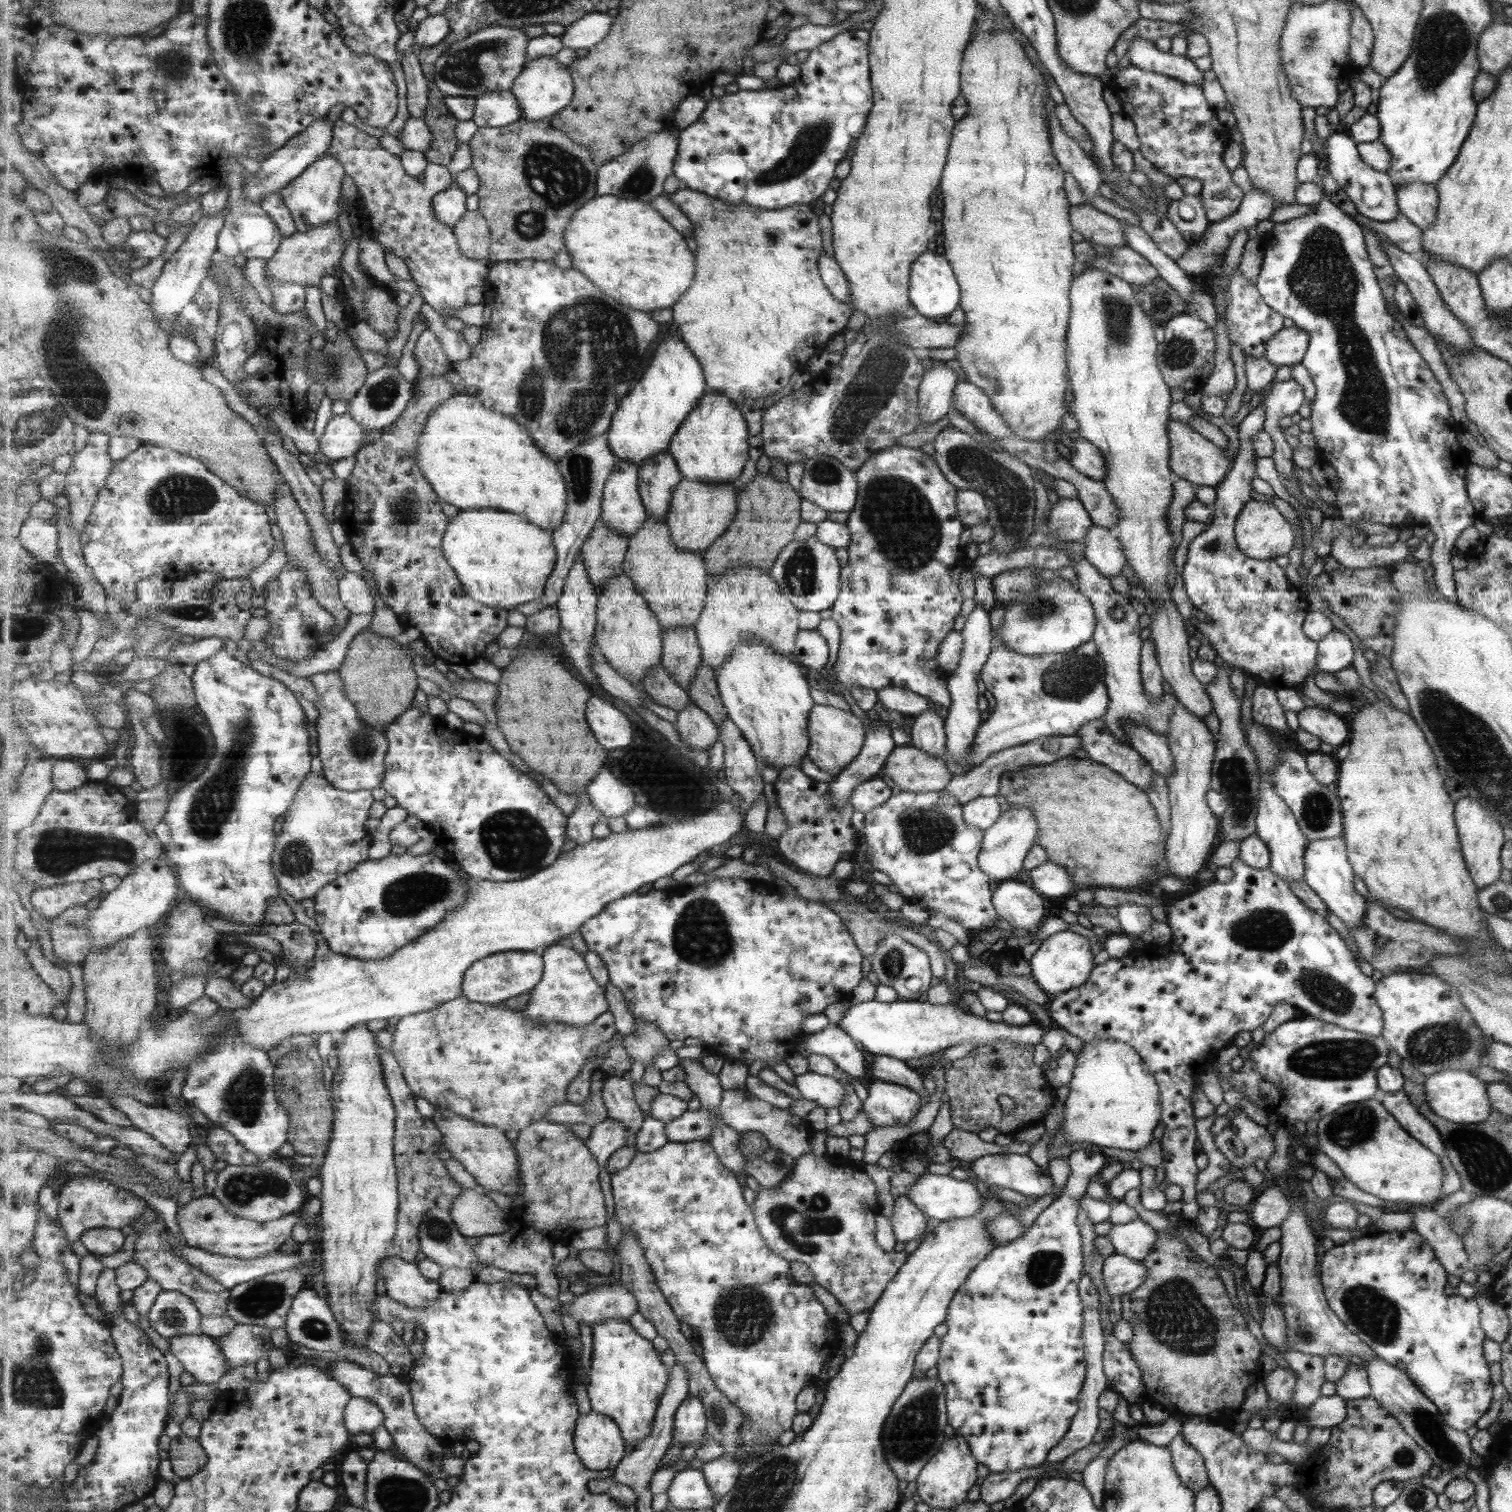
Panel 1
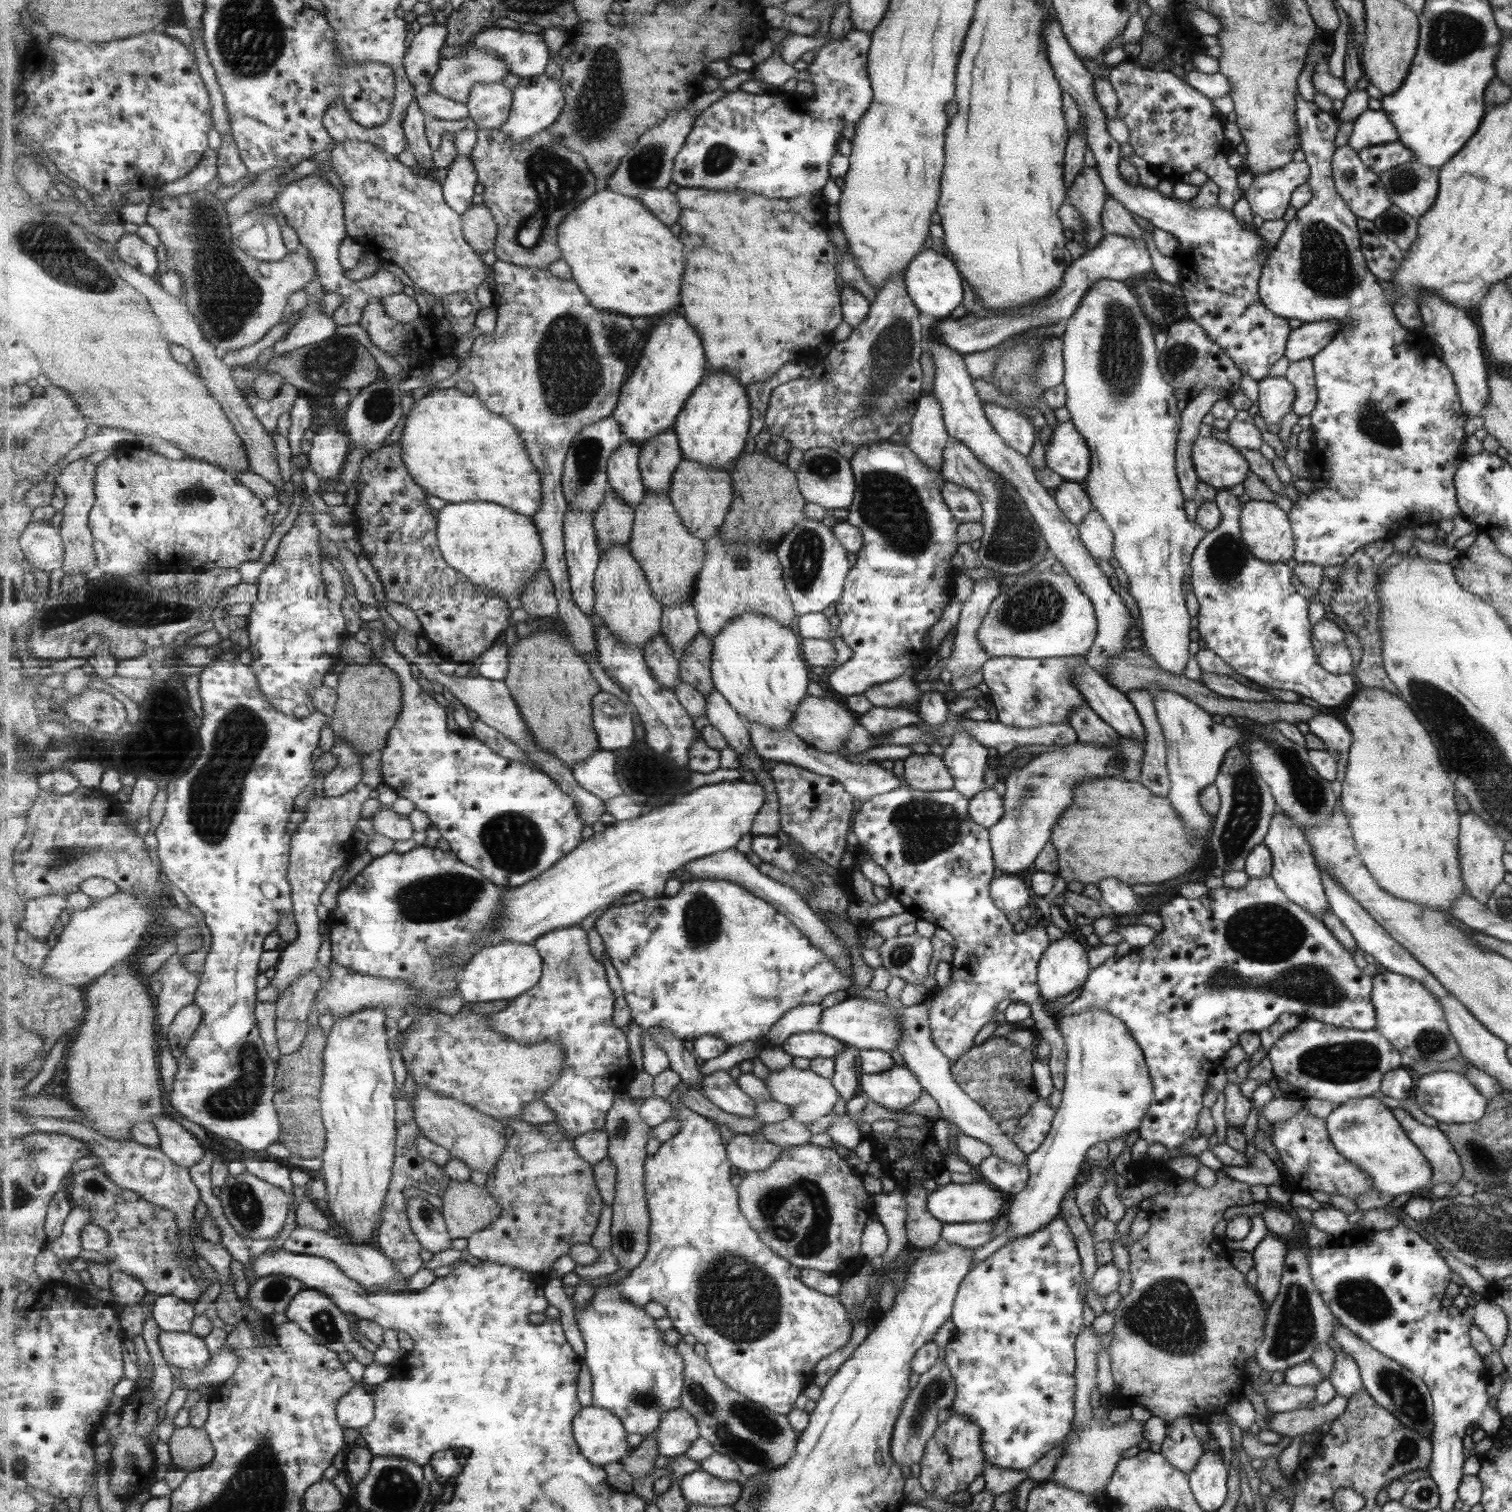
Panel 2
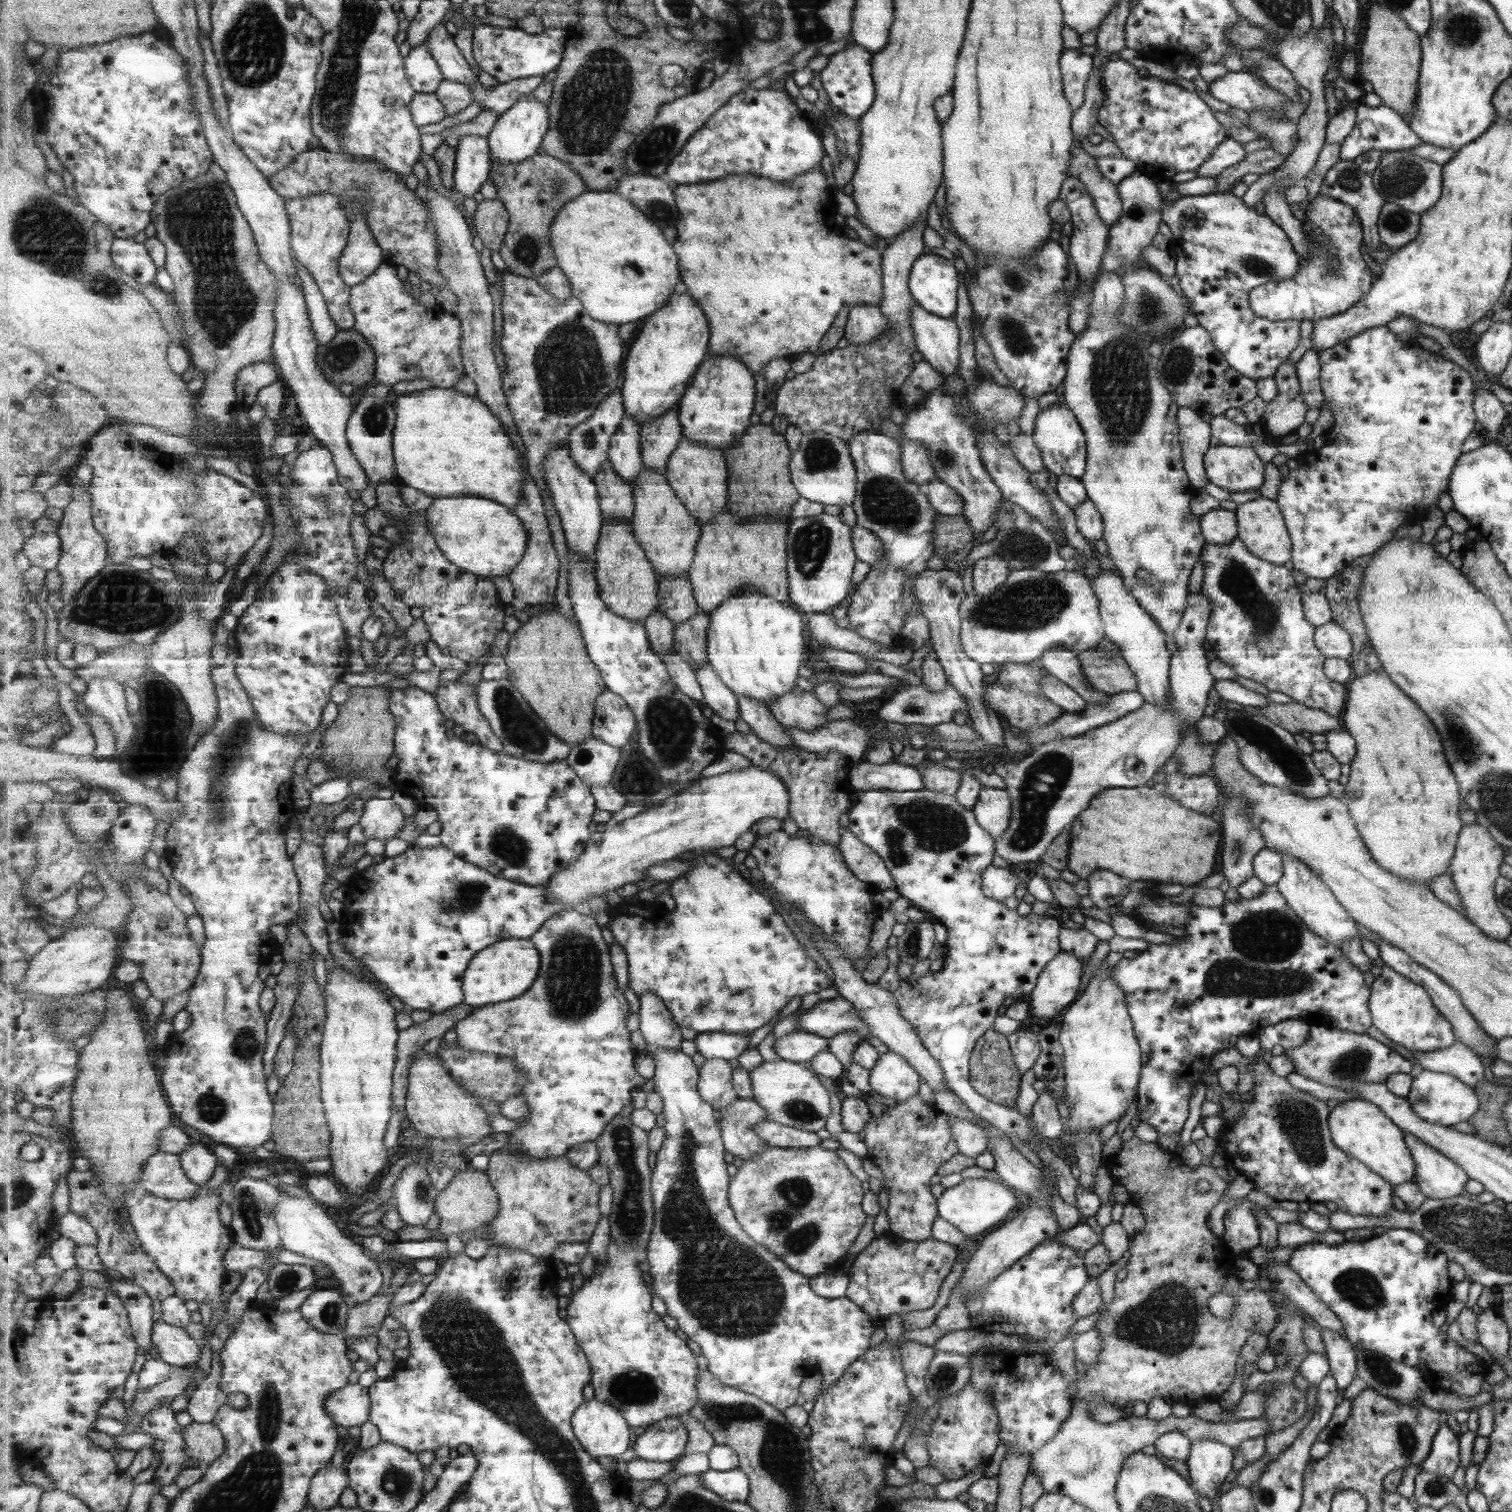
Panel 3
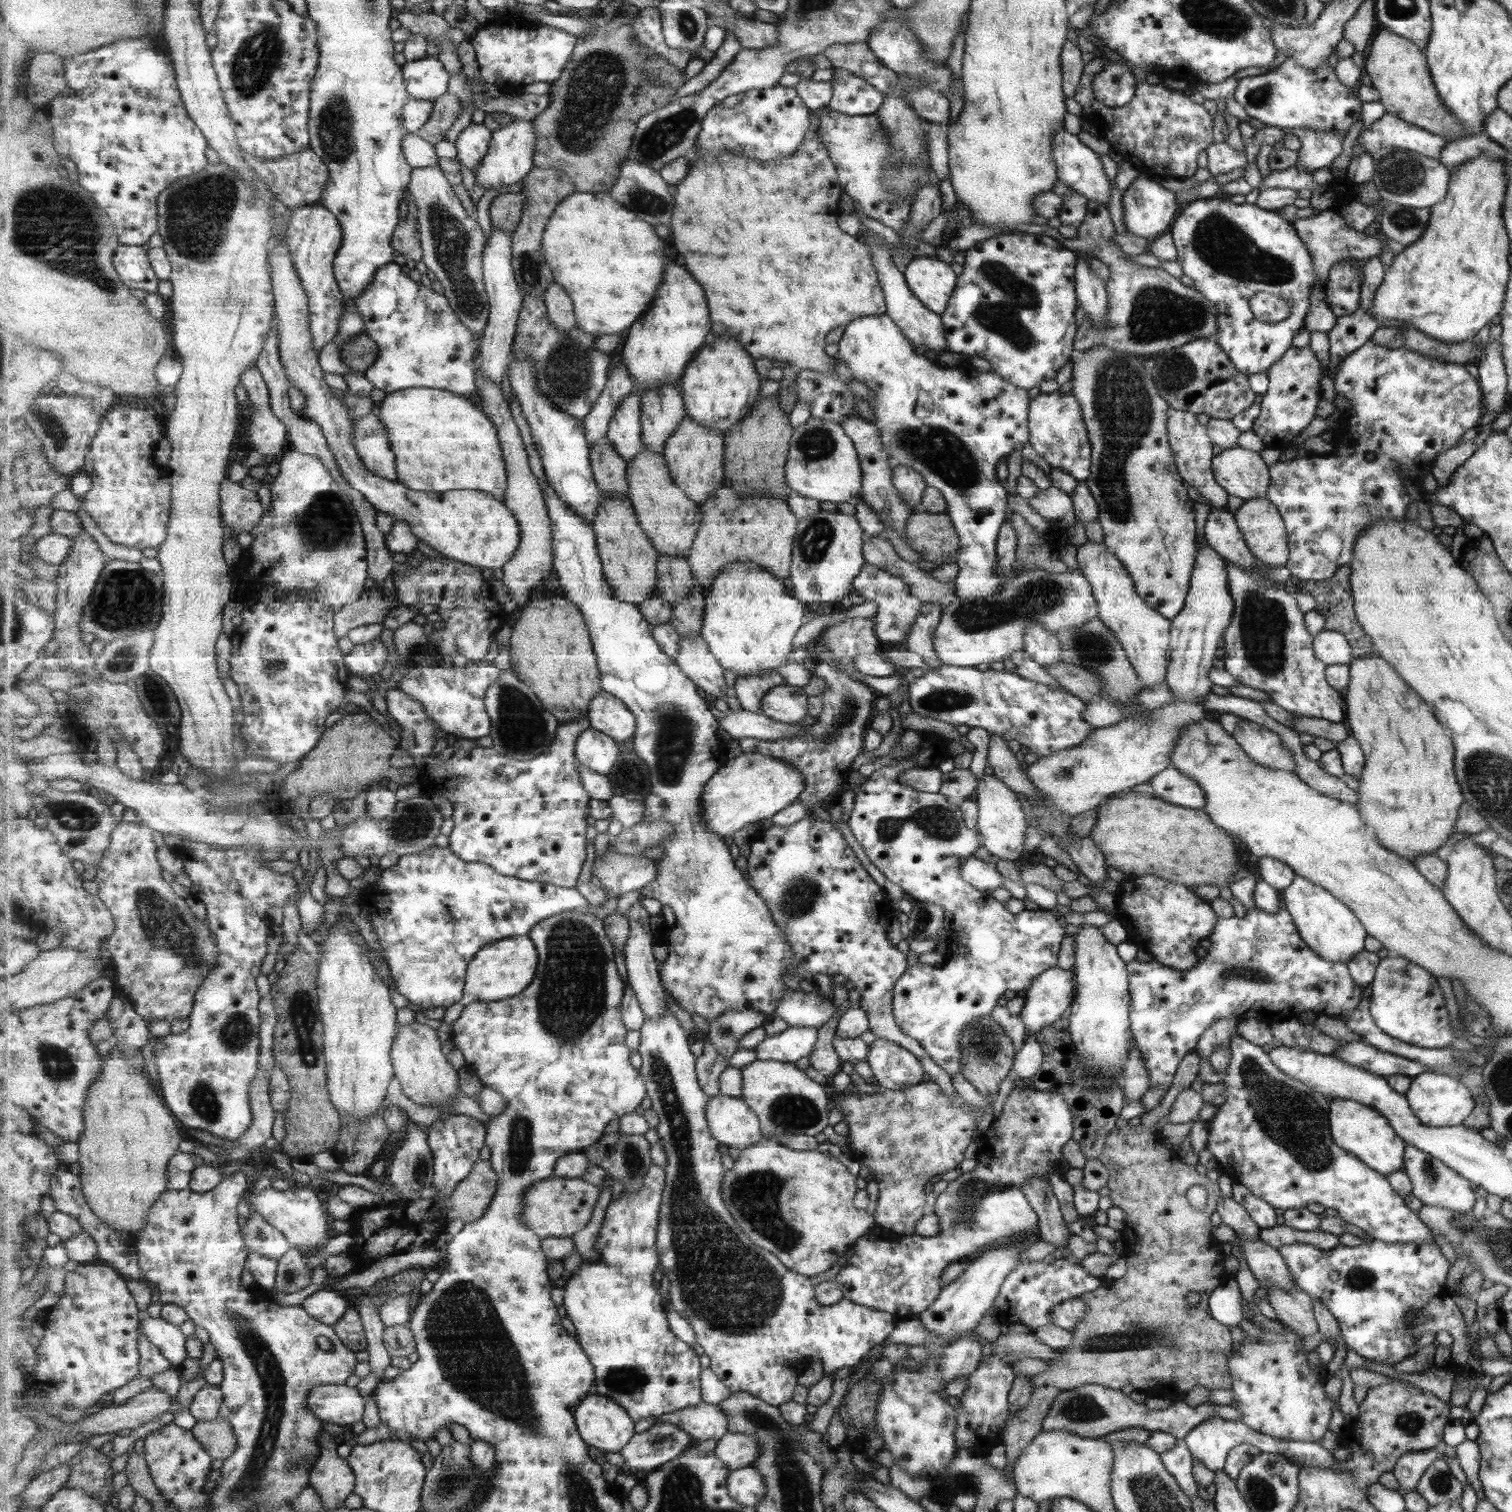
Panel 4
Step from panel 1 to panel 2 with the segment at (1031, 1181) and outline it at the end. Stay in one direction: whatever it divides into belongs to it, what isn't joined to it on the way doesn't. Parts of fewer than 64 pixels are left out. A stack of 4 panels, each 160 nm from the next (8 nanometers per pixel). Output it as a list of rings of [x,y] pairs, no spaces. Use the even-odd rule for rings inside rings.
[[[991,1155],[985,1158],[977,1168],[982,1180],[999,1191],[1003,1190],[1015,1195],[1027,1185],[1029,1172],[1027,1172],[1026,1164],[1011,1166],[999,1160],[997,1156]]]

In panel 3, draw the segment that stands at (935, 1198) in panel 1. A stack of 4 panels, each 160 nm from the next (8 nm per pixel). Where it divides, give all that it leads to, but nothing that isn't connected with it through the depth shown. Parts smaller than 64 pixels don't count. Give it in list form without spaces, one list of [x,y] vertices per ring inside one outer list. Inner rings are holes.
[[[963,1179],[956,1186],[943,1190],[938,1199],[938,1217],[951,1223],[955,1230],[966,1237],[974,1237],[981,1232],[991,1232],[995,1224],[1003,1223],[1014,1214],[1018,1201],[1007,1190],[1005,1184],[992,1179]]]

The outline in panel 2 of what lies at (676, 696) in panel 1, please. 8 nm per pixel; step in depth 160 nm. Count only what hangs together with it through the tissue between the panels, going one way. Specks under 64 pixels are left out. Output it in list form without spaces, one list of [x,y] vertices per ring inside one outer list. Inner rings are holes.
[[[662,631],[644,649],[645,661],[655,674],[655,679],[665,687],[675,692],[679,685],[680,662],[672,646],[667,642]]]

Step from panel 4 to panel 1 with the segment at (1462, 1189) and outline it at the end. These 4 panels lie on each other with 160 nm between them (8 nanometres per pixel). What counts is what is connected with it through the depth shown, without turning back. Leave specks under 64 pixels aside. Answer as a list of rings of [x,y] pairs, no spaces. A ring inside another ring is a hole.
[[[1402,1089],[1393,1092],[1383,1092],[1382,1107],[1394,1117],[1398,1124],[1409,1133],[1414,1140],[1419,1141],[1435,1156],[1441,1156],[1441,1140],[1433,1125],[1417,1112]]]

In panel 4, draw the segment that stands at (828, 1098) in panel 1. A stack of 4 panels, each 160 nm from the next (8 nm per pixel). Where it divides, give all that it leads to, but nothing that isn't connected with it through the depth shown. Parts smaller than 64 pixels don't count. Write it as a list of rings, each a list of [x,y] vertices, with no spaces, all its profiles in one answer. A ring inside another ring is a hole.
[[[759,1060],[742,1068],[744,1076],[743,1100],[761,1119],[763,1136],[815,1136],[827,1126],[827,1092],[818,1082],[813,1082],[796,1063],[776,1060]]]

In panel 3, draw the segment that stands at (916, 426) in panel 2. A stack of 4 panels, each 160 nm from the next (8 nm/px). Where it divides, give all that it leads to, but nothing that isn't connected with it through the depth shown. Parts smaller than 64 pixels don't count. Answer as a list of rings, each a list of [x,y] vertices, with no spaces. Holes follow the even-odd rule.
[[[911,439],[901,440],[901,460],[907,478],[919,486],[935,480],[935,471],[927,458],[923,445]]]

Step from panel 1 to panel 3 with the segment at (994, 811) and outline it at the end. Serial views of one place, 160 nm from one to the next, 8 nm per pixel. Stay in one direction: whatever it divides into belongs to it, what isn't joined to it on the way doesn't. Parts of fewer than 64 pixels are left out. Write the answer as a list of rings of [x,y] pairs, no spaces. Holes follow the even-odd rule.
[[[983,787],[970,811],[977,824],[995,840],[1010,822],[1010,807],[1009,796],[1003,790]]]

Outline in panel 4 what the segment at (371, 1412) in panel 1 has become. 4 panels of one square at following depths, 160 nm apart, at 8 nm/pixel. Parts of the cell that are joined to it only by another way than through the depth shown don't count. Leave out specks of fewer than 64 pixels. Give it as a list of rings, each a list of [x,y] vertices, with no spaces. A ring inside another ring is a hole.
[[[344,1384],[318,1386],[308,1398],[308,1405],[319,1420],[340,1426],[363,1422],[367,1403],[368,1398],[361,1396],[356,1387]]]

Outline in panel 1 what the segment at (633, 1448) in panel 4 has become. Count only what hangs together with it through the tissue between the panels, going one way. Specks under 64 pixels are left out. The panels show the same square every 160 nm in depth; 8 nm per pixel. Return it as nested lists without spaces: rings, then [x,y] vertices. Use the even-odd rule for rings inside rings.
[[[691,1394],[681,1403],[675,1416],[674,1442],[686,1447],[705,1436],[708,1426],[705,1408],[703,1399]]]

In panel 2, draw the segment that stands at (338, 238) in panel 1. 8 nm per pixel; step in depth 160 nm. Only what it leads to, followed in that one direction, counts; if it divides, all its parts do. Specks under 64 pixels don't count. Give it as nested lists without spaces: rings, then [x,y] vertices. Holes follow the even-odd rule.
[[[203,189],[185,195],[163,197],[159,202],[152,202],[146,216],[146,223],[159,233],[168,253],[166,256],[172,255],[171,259],[168,259],[170,267],[177,269],[186,282],[184,299],[189,311],[197,318],[209,342],[218,348],[219,355],[259,342],[273,326],[285,320],[290,296],[305,290],[311,282],[319,279],[316,262],[311,258],[309,250],[302,247],[289,253],[287,258],[283,258],[283,262],[261,262],[243,252],[233,243],[230,224],[232,220],[229,220],[227,203],[217,200],[215,193]]]

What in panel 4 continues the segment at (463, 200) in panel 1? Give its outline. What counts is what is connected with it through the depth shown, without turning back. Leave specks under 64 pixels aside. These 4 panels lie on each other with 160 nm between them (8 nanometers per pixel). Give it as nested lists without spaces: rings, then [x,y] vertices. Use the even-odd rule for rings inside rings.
[[[470,123],[457,137],[457,159],[473,174],[489,152],[494,131],[489,130],[483,123]]]

